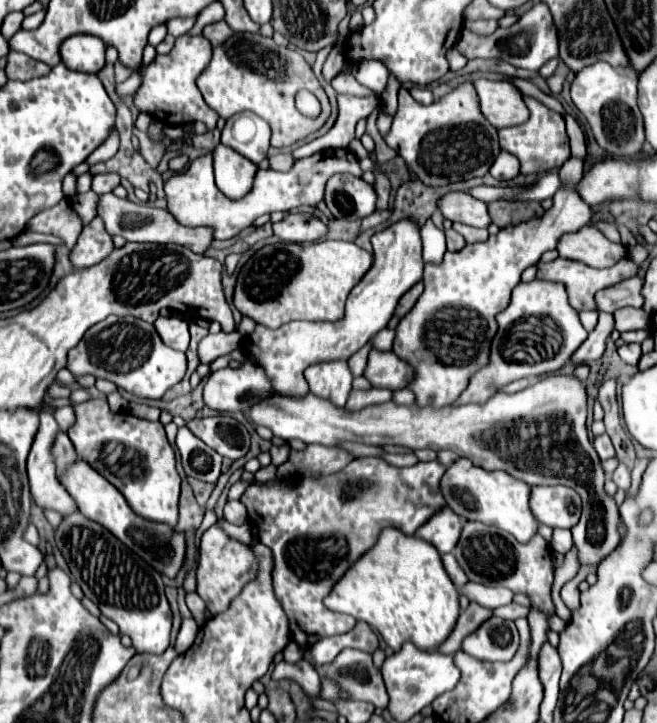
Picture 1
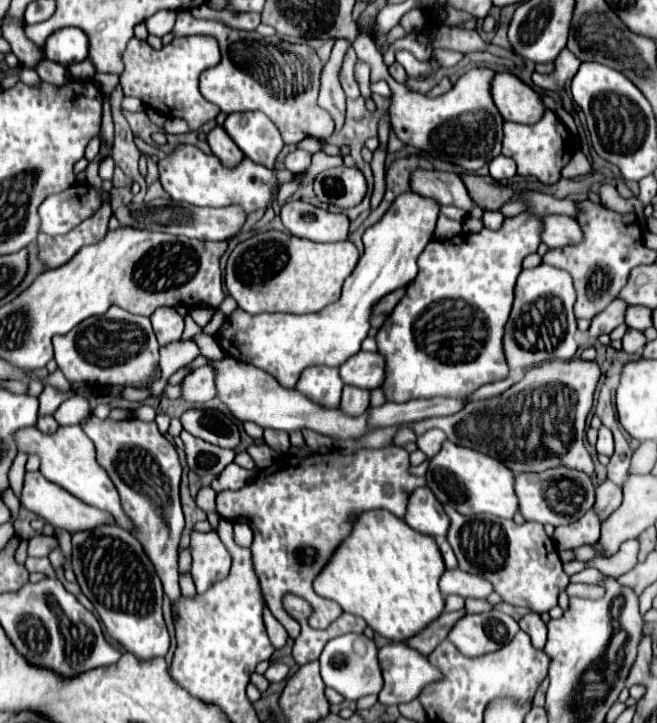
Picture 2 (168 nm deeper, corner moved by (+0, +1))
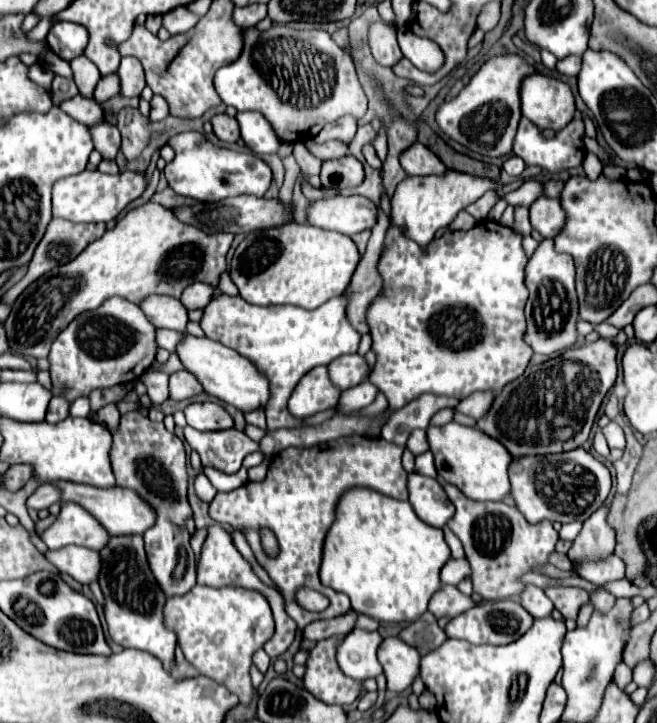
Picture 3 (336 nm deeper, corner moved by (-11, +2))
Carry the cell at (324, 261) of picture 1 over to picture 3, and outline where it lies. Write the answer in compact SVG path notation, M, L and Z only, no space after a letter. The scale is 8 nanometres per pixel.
M284 224L282 228L270 228L270 230L256 230L250 232L236 248L228 274L232 282L236 284L240 296L248 304L256 306L270 306L270 304L294 304L306 310L314 310L328 302L334 296L340 296L352 278L352 272L360 260L358 248L352 242L352 238L338 234L338 232L328 232L310 224Z

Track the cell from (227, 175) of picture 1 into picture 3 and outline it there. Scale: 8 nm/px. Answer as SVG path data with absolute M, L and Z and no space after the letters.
M216 114L212 120L214 134L224 142L236 142L240 138L240 128L236 118L230 118L228 114Z

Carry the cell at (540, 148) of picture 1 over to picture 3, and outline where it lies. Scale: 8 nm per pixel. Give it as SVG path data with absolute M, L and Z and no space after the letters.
M522 118L518 124L518 130L516 130L512 152L516 156L520 156L526 162L526 166L540 166L540 168L546 168L550 172L560 172L560 170L576 168L582 164L584 154L586 154L582 136L584 136L584 122L582 120L572 120L554 138L542 138L540 130L532 122Z

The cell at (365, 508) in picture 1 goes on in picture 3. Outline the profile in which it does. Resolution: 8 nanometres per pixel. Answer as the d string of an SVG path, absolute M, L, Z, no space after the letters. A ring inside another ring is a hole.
M342 436L340 440L330 440L312 448L286 448L274 456L262 482L246 482L232 492L218 492L210 502L210 516L218 524L232 526L234 530L244 534L258 564L280 586L286 600L286 612L296 620L298 628L306 628L314 620L334 618L350 610L348 596L322 586L318 578L324 536L334 522L336 502L348 488L366 486L378 490L380 494L408 500L408 474L400 462L402 452L402 446L390 444L382 438L364 436ZM262 526L268 526L276 534L276 540L280 544L280 554L276 558L268 558L260 546ZM298 588L312 588L324 594L330 600L328 608L322 612L304 610L296 602Z

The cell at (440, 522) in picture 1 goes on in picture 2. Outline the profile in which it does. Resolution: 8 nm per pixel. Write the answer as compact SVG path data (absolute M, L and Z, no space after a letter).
M419 487L411 493L405 523L419 533L439 539L445 539L449 531L449 517L429 487Z

